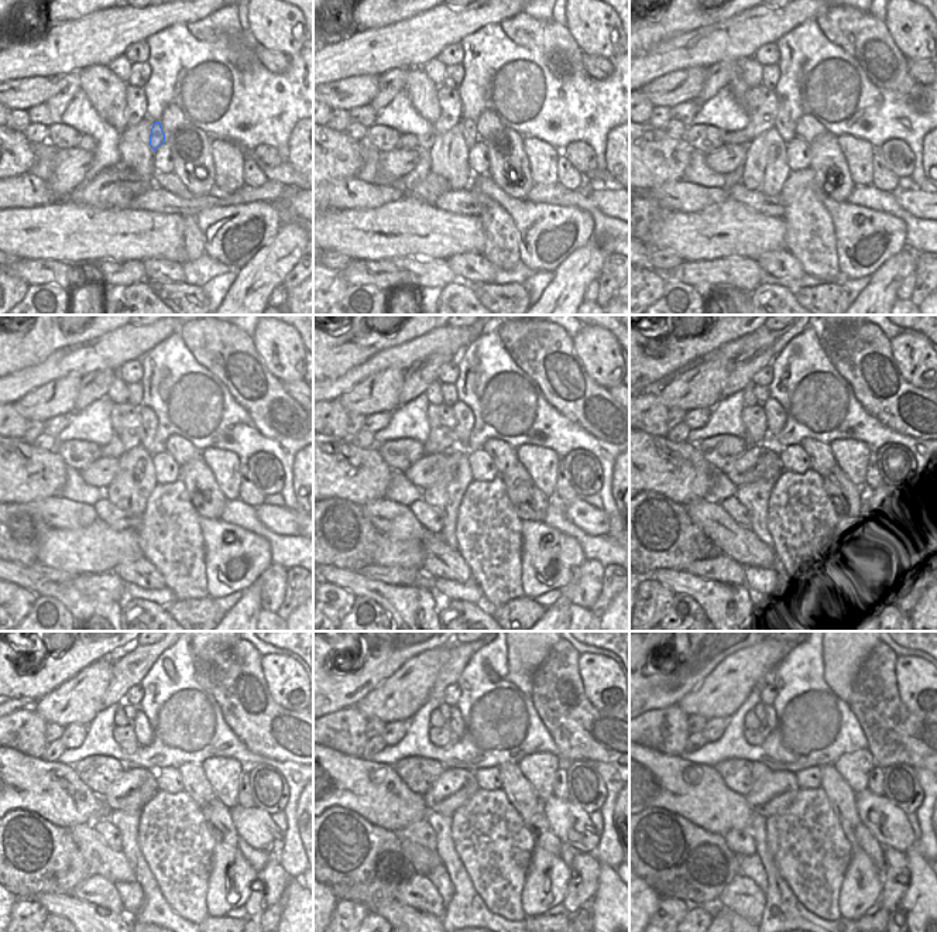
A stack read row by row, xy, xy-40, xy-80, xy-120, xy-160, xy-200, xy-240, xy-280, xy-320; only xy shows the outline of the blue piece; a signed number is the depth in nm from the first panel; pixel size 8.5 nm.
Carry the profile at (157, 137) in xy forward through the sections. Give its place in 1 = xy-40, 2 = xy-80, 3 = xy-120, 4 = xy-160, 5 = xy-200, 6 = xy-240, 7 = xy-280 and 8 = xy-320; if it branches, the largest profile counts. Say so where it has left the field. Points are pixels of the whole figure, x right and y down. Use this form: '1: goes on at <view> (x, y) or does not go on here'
1: goes on at xy-40 (472, 136)
2: goes on at xy-80 (785, 126)
3: goes on at xy-120 (147, 439)
4: goes on at xy-160 (463, 414)
5: goes on at xy-200 (775, 414)
6: goes on at xy-240 (141, 726)
7: goes on at xy-280 (456, 722)
8: goes on at xy-320 (771, 713)

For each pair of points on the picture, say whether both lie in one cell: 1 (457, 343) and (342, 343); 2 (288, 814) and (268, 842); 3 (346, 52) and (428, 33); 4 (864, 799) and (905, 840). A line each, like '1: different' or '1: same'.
1: different
2: different
3: same
4: same

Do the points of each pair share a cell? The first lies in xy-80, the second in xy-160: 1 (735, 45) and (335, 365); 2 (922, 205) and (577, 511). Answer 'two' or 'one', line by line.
1: two
2: one

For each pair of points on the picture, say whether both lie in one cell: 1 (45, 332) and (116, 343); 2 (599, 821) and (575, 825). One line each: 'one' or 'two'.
1: two
2: two

